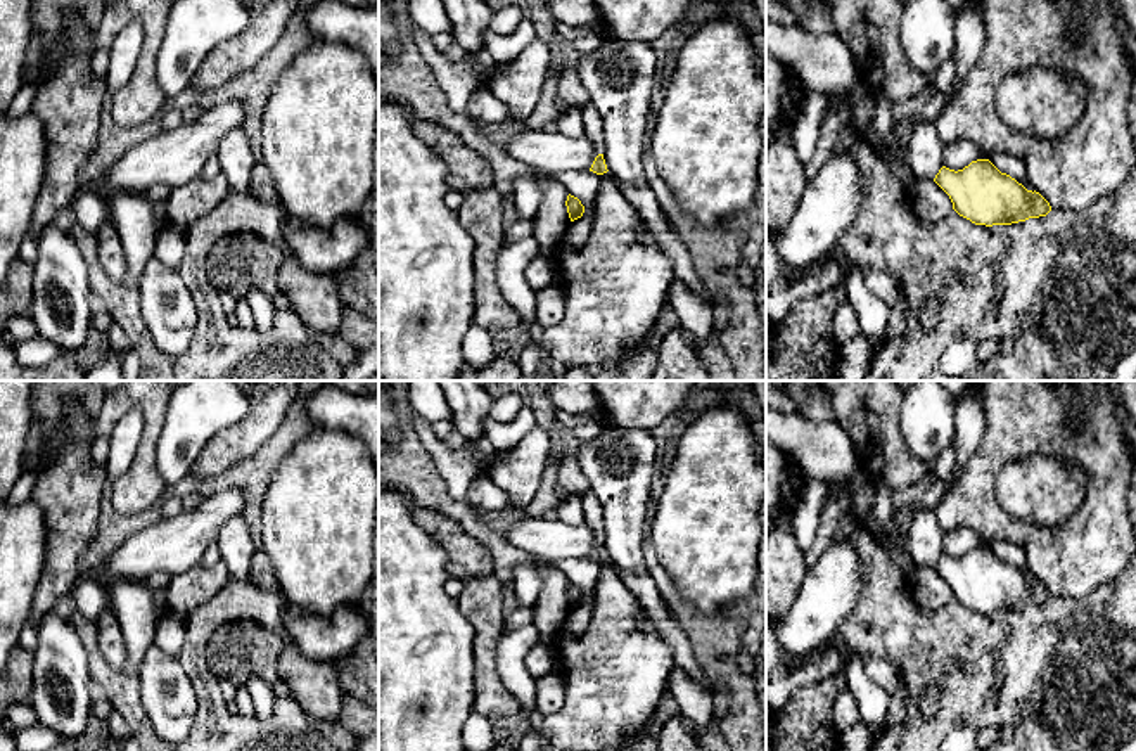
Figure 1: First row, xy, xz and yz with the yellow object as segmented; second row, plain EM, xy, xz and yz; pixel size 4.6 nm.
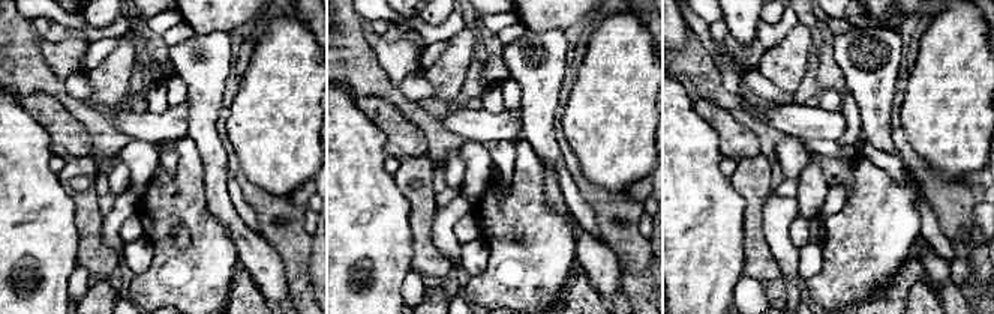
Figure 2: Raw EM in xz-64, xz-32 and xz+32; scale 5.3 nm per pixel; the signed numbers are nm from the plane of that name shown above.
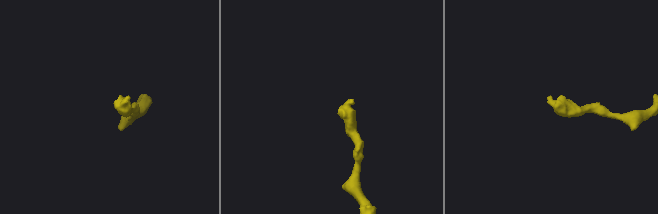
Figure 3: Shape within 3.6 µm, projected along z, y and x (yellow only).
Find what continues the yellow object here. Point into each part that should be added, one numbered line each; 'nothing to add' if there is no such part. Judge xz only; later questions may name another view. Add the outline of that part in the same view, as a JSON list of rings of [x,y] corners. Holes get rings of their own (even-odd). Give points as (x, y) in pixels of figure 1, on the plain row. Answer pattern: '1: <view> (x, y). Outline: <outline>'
1: xz (592, 507). Outline: [[[588,491],[581,500],[584,510],[584,524],[597,531],[598,542],[603,542],[603,516],[598,498]]]

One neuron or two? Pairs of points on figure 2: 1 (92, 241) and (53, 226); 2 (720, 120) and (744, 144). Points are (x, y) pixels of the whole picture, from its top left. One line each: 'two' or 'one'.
1: two
2: one

